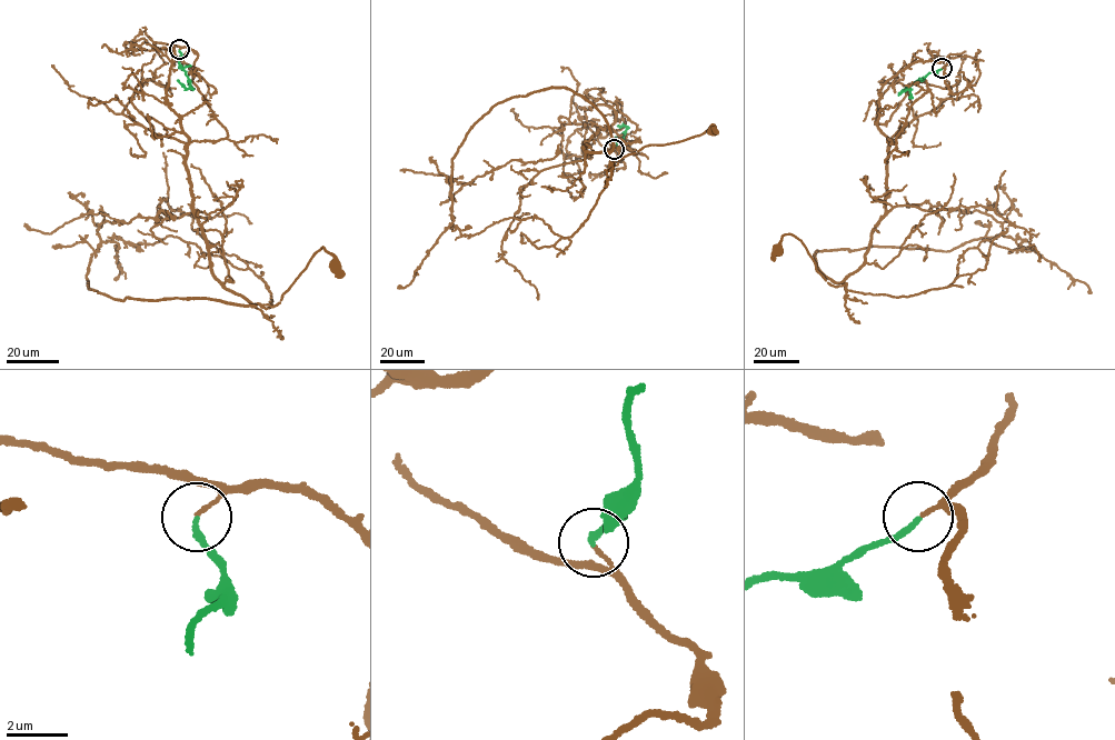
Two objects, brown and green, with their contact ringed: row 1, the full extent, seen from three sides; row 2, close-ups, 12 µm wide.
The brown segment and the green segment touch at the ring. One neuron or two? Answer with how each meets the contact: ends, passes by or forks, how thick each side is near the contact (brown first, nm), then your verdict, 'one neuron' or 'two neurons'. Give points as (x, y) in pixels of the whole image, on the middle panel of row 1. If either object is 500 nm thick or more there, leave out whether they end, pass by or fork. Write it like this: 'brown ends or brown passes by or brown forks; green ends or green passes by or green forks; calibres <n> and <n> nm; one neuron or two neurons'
brown ends; green ends; calibres 120 and 200 nm; two neurons

